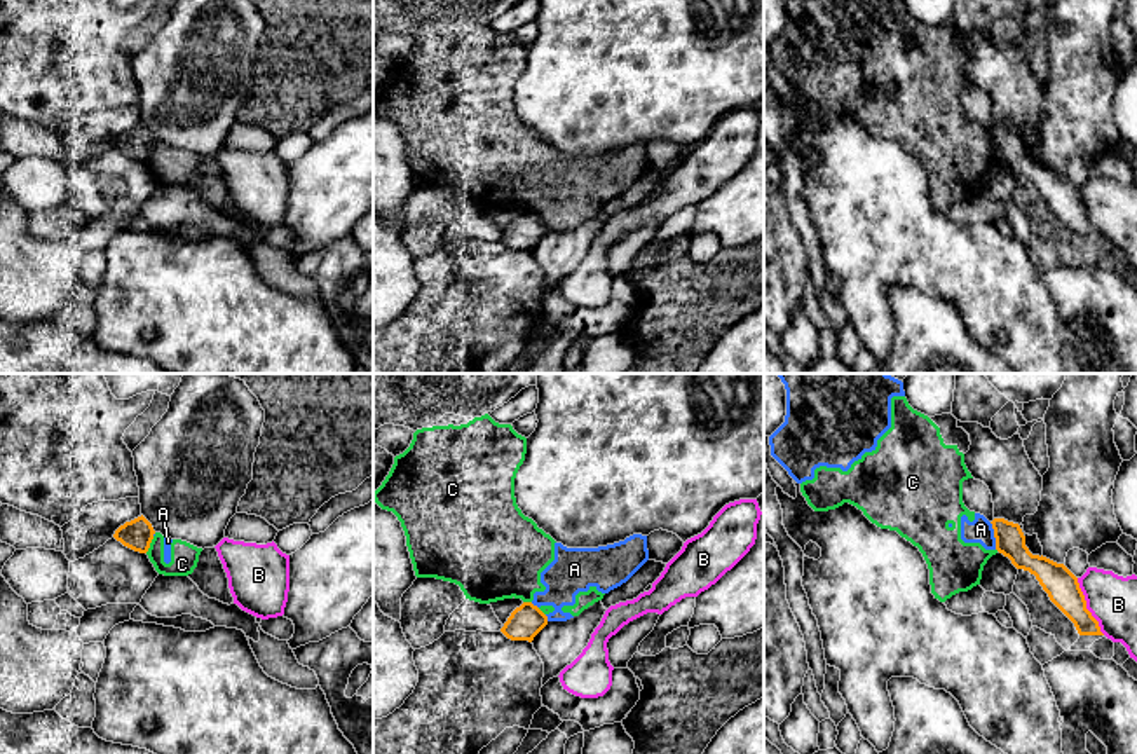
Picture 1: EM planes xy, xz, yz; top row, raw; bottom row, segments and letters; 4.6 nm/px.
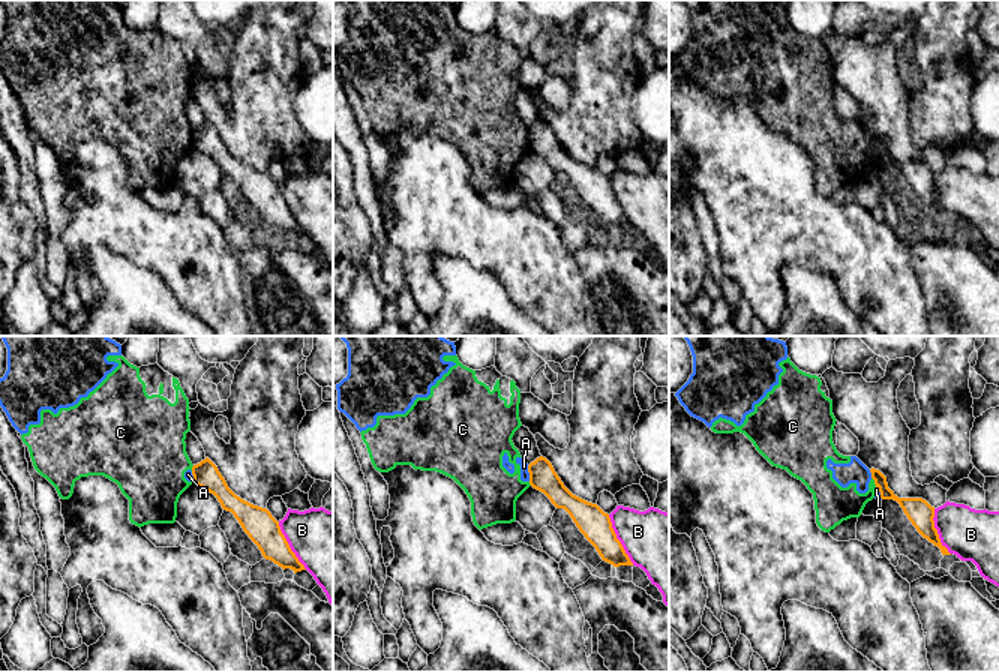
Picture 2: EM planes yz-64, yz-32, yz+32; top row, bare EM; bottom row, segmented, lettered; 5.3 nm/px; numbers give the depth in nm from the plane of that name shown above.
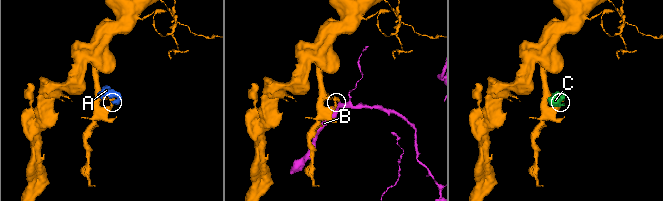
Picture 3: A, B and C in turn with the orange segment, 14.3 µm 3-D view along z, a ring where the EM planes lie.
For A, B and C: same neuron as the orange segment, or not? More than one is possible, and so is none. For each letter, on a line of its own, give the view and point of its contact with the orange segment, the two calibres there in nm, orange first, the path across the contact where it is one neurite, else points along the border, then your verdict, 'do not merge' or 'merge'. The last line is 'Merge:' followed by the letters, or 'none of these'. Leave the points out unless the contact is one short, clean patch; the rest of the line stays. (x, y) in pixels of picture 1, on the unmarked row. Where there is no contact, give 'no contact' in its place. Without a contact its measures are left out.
A: meets orange in yz at (994, 145); 140 nm thick on the orange side, 110 nm on the other; border along yz (989, 131), (996, 157); do not merge
B: meets orange in yz at (1085, 215); 150 nm thick on the orange side, 240 nm on the other; do not merge
C: meets orange in xy at (149, 154); 140 nm thick on the orange side, 130 nm on the other; border along xy (154, 145), (145, 161); do not merge
Merge: none of these

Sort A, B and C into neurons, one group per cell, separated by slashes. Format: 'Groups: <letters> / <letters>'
Groups: A C / B

